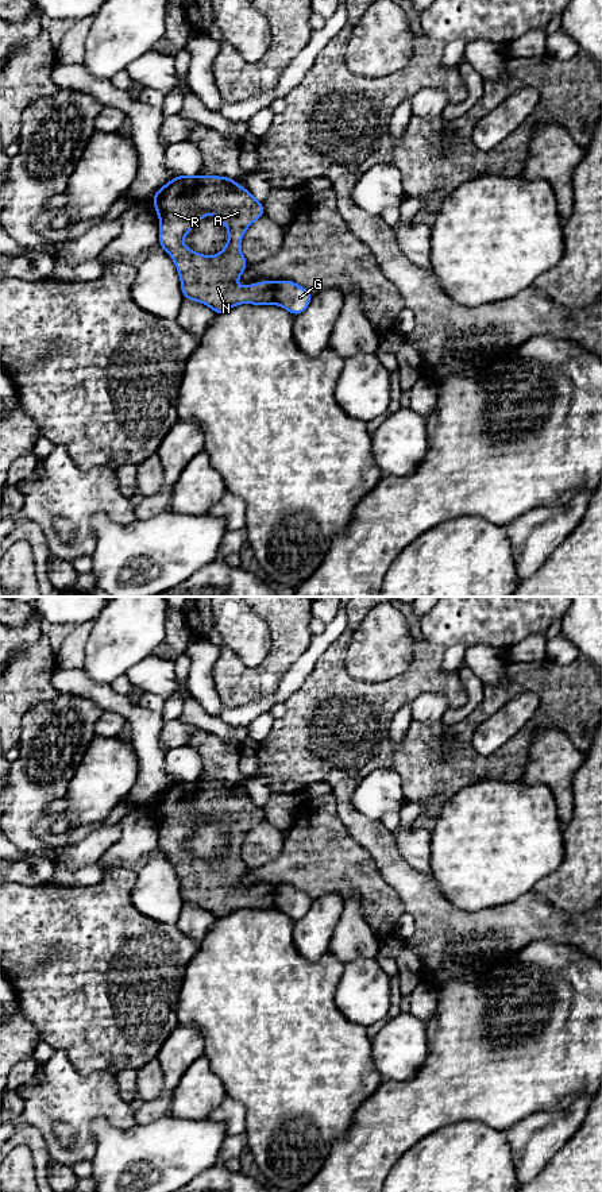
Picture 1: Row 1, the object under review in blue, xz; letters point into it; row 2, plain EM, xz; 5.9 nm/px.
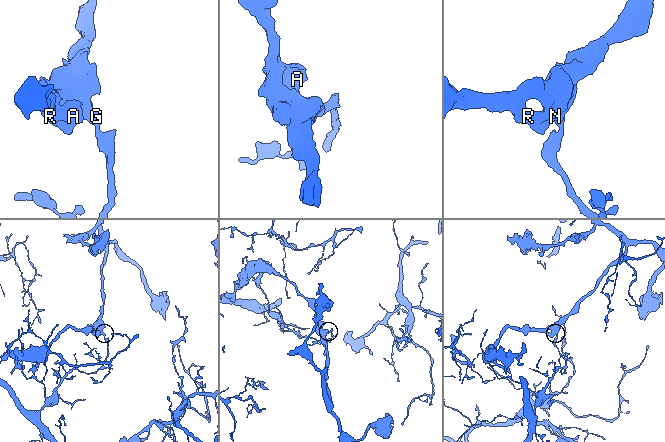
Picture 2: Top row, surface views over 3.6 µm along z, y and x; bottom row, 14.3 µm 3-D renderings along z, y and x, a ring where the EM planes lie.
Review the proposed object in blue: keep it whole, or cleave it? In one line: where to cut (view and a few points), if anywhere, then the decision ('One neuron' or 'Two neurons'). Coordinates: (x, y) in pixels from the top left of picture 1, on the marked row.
Split along xz (276, 282), (273, 303). Two neurons

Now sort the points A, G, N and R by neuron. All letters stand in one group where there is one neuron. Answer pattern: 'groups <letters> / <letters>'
groups A N R / G

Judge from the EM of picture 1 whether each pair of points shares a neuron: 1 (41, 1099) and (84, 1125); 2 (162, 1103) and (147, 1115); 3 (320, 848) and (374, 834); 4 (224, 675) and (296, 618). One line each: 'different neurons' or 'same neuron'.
1: same neuron
2: same neuron
3: different neurons
4: same neuron

